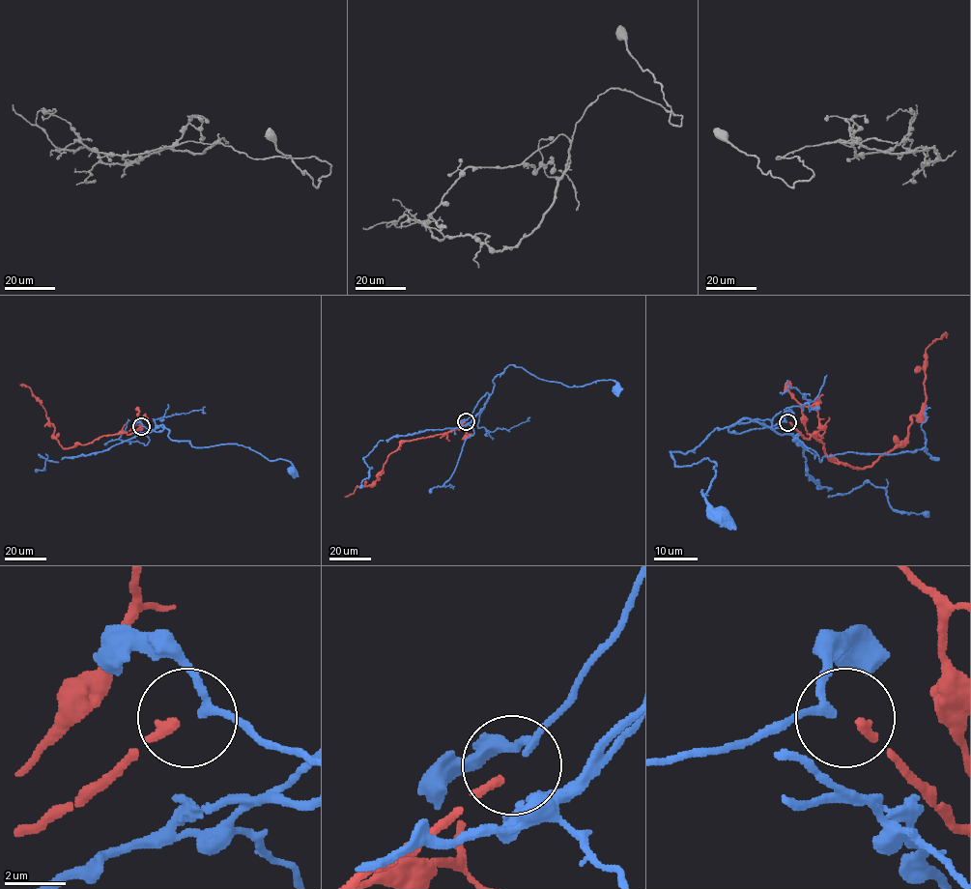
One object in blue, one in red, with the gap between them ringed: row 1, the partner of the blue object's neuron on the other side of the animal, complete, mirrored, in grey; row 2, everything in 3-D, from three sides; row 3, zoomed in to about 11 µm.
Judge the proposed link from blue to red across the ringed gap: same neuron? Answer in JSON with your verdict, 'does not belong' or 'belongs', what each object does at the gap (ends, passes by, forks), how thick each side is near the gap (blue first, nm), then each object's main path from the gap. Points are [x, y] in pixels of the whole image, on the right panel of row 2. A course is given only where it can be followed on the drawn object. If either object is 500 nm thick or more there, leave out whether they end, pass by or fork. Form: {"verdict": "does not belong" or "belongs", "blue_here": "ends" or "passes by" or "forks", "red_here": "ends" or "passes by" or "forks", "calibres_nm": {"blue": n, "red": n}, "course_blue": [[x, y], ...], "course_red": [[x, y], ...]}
{"verdict": "belongs", "blue_here": "passes by", "red_here": "ends", "calibres_nm": {"blue": 240, "red": 320}, "course_blue": [[786, 421], [714, 429], [694, 449], [671, 452], [674, 466], [717, 465], [701, 493], [720, 515]], "course_red": [[789, 423], [819, 441], [830, 460], [871, 467], [907, 434], [925, 401], [925, 351], [947, 335]]}

